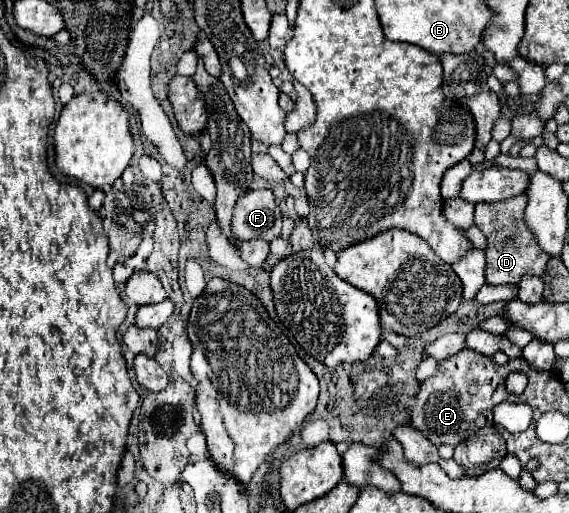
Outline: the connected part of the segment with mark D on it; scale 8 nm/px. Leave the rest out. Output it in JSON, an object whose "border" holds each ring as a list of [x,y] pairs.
{"border":[[[520,193],[512,199],[500,201],[500,203],[480,203],[474,211],[474,225],[484,233],[486,237],[486,283],[488,285],[520,285],[520,279],[524,275],[536,275],[542,277],[546,271],[546,263],[550,259],[548,253],[544,253],[534,237],[534,233],[524,223],[524,209],[526,209],[528,197],[526,193]]]}

